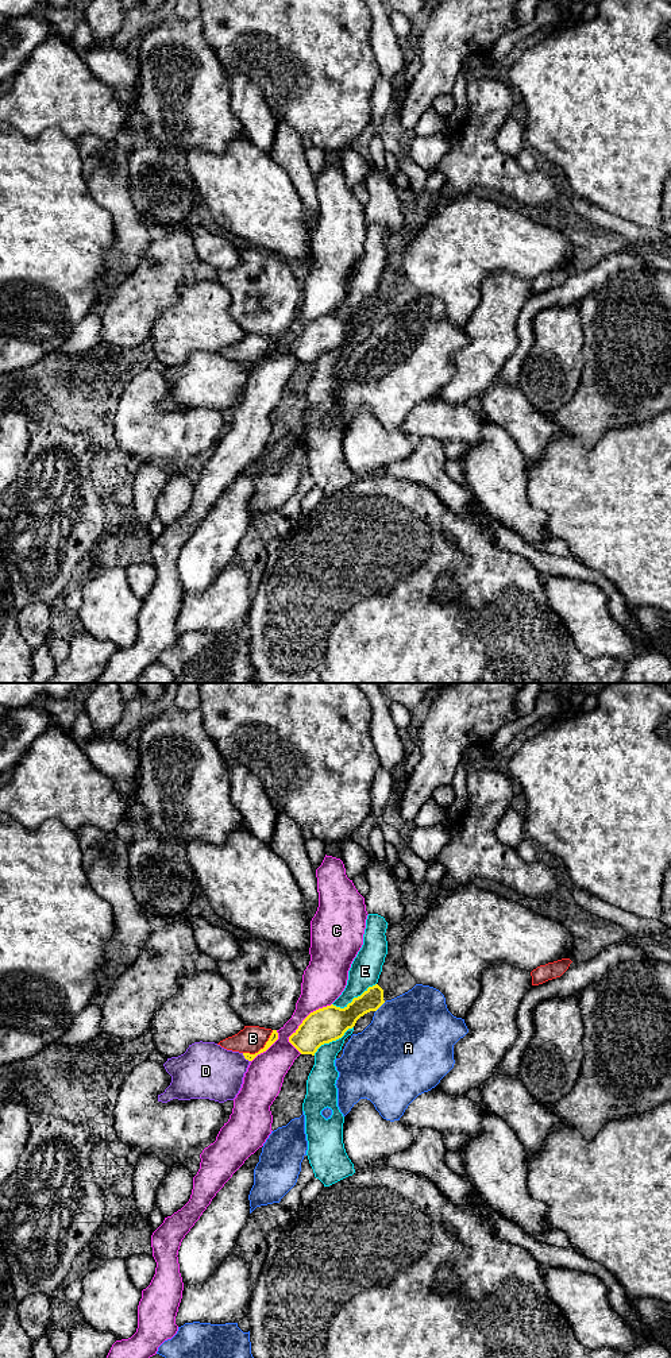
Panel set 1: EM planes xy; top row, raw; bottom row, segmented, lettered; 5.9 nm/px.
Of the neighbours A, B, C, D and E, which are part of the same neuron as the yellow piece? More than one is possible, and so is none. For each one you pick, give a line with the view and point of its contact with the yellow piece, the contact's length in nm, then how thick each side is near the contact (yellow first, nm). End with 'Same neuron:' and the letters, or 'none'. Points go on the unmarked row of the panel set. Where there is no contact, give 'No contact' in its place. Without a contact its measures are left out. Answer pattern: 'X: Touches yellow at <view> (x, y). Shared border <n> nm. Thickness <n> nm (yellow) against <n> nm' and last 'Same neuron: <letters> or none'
Same neuron: none

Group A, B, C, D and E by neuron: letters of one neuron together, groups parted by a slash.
A / B / C / D / E

